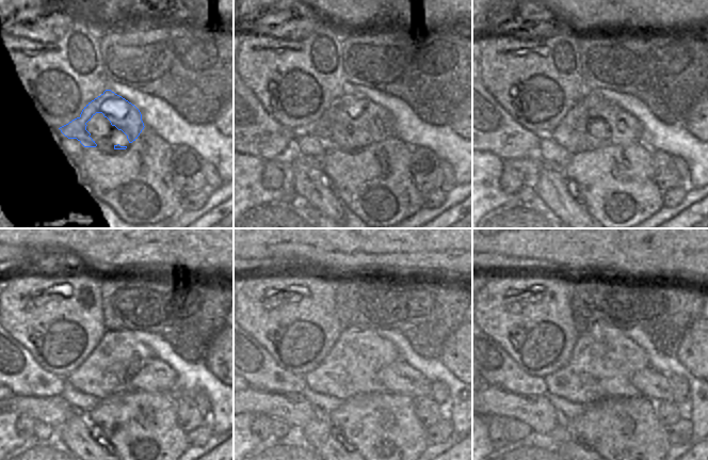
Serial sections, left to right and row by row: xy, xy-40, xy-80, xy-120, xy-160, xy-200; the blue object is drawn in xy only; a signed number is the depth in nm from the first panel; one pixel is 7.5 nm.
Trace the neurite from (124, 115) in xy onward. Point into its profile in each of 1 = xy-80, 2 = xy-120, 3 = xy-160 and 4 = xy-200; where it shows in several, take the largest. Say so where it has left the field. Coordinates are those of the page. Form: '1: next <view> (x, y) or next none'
1: next xy-80 (621, 128)
2: next xy-120 (155, 376)
3: next xy-160 (399, 377)
4: next xy-200 (650, 383)

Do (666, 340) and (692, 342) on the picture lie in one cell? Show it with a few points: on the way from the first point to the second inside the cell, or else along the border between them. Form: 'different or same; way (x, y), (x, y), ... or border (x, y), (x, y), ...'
different; border (694, 320), (686, 330), (674, 355)

